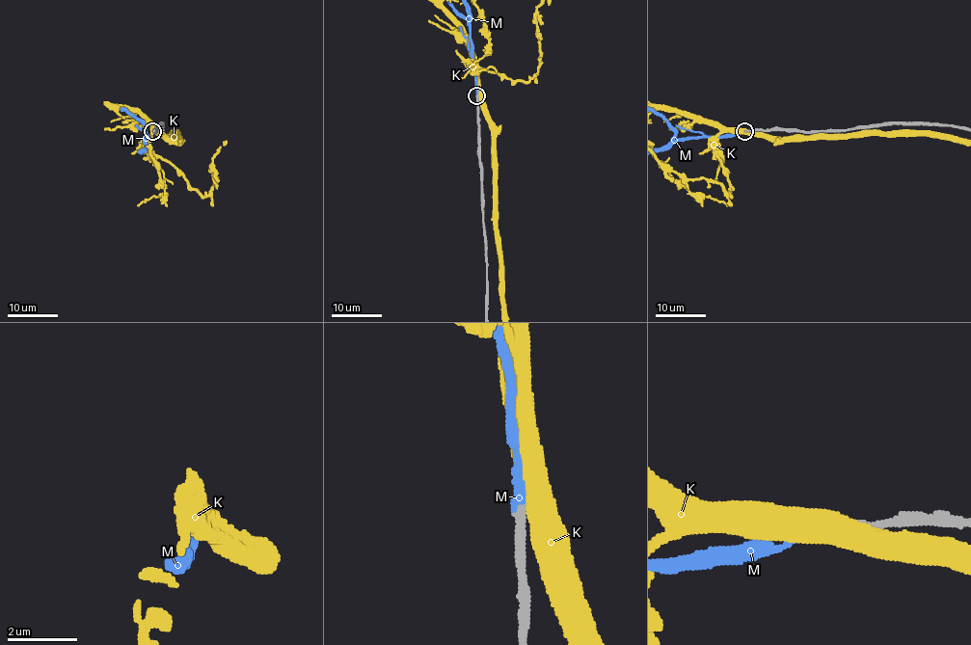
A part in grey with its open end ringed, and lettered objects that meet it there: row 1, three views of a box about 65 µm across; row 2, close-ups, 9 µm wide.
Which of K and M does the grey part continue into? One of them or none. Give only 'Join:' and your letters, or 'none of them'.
Join: M

